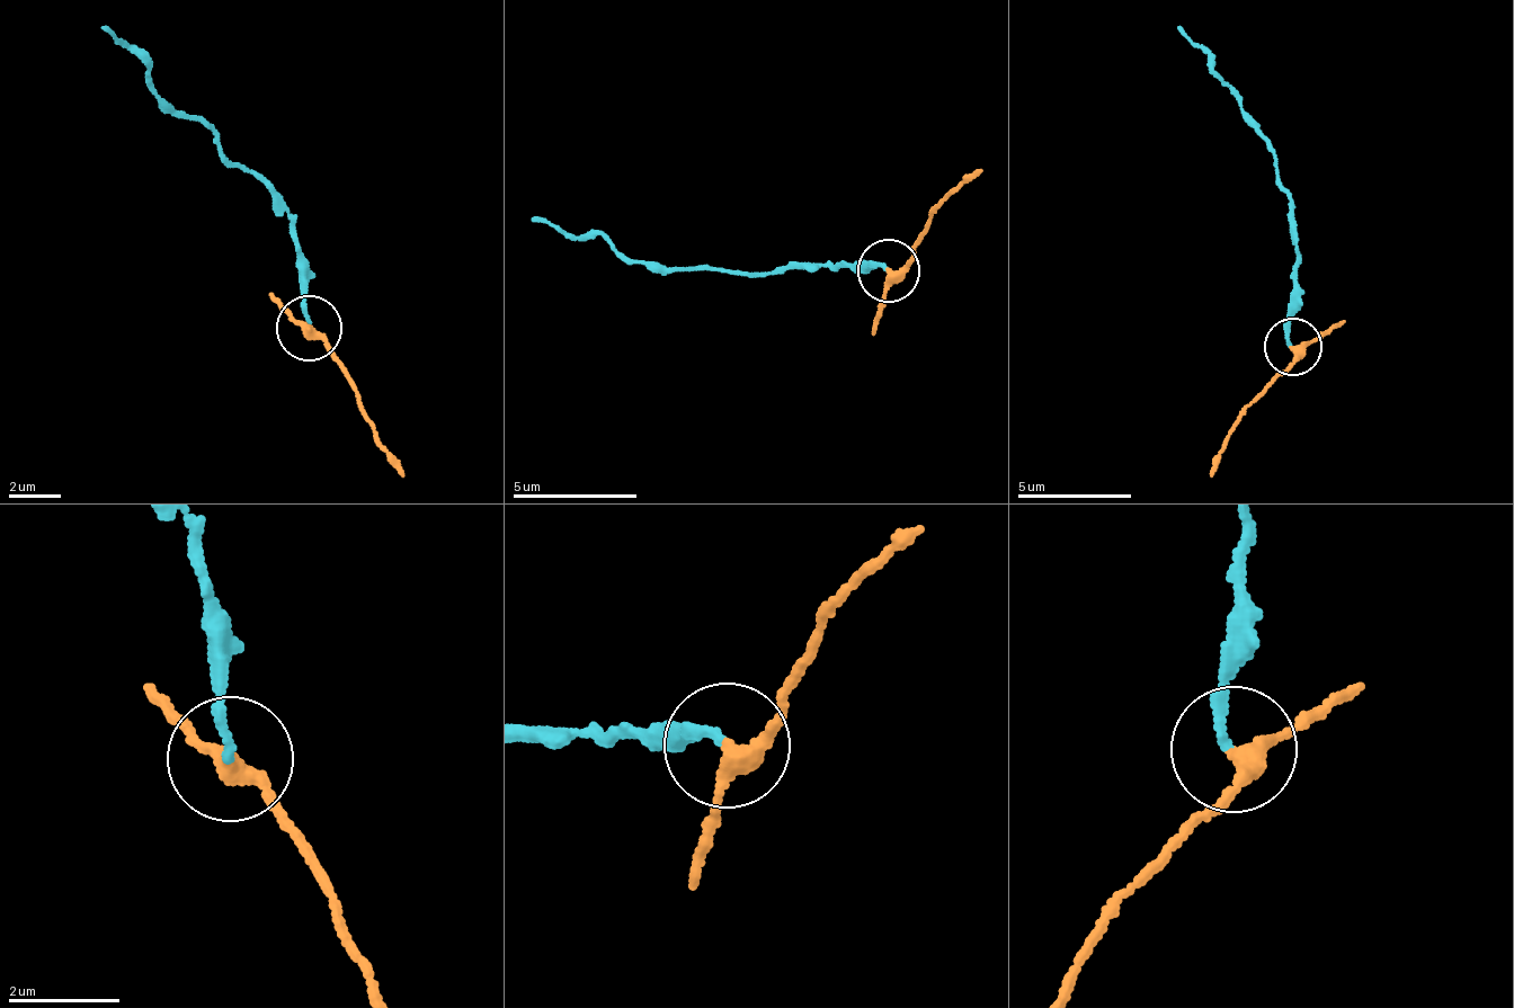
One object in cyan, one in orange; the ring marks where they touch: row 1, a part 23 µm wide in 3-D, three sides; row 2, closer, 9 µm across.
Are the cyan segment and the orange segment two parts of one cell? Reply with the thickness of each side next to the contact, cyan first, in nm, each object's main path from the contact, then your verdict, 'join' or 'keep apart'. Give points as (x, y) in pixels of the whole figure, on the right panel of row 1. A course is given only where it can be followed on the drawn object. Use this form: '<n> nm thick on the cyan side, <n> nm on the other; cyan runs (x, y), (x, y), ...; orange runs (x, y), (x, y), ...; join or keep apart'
140 nm thick on the cyan side, 280 nm on the other; cyan runs (1292, 346), (1297, 248), (1291, 202), (1248, 114), (1207, 65), (1204, 51), (1175, 25); orange runs (1292, 346), (1292, 359), (1225, 440), (1213, 479); keep apart

